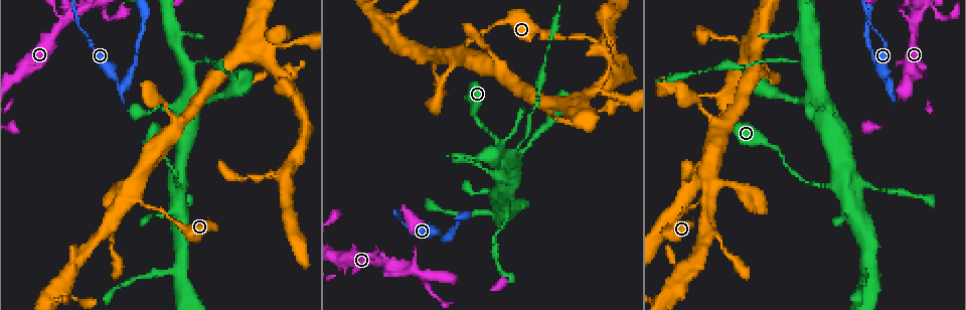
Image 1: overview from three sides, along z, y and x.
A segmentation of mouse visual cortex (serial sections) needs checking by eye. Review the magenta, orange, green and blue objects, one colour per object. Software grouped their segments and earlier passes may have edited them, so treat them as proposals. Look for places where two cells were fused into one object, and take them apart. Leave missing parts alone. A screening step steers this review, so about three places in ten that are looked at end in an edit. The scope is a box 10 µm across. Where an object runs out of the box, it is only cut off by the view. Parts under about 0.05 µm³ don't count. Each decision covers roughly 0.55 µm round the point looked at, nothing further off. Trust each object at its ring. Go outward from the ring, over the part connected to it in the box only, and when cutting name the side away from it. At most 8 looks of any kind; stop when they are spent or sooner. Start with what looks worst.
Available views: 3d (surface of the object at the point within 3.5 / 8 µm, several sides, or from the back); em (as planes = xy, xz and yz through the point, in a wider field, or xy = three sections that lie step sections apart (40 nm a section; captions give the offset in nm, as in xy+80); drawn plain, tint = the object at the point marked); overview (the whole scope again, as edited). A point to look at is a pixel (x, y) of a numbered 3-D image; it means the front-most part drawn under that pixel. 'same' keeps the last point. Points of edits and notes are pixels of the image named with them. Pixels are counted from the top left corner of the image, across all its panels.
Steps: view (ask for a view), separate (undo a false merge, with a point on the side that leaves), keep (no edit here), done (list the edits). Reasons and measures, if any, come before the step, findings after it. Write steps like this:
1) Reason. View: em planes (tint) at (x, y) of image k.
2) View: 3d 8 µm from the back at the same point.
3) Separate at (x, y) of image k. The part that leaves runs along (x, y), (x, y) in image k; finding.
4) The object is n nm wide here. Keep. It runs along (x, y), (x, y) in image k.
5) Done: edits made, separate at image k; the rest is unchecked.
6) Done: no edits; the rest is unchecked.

Sharp bend. View: 3d 3.5 µm from the back at (447, 238) of image 1.

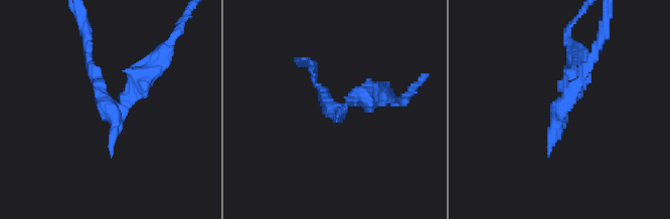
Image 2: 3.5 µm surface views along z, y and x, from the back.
Now the EM. View: em xy step 3 (tint) at (330, 108) of image 2.

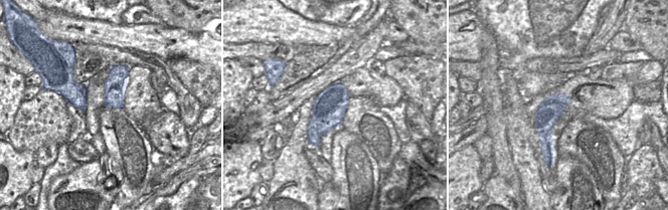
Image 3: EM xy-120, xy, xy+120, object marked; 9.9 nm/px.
Separate at (595, 53) of image 2. The part that leaves runs along (576, 83), (605, 25) in image 2; two cells meet here.

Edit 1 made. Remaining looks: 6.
See it whole again. View: overview.

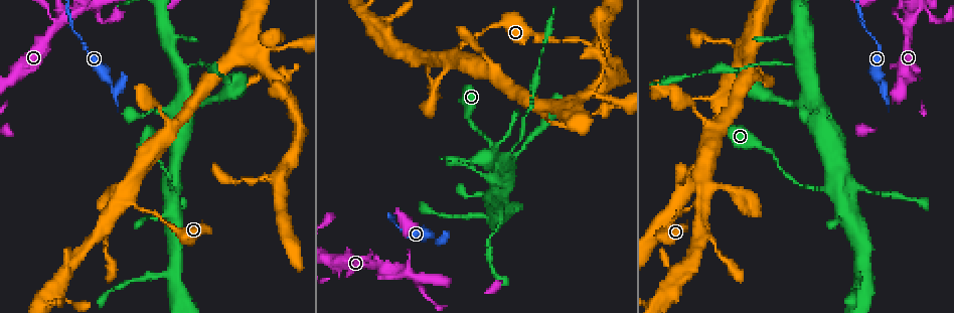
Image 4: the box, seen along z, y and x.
Thin arm on a thick one. View: 3d 3.5 µm at (829, 183) of image 4.

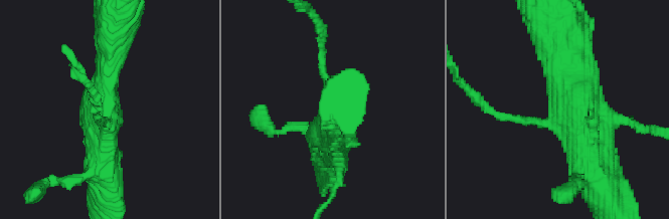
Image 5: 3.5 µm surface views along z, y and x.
Keep. It runs along (498, 116), (557, 119), (554, 50) in image 5; continuous, no second cell.

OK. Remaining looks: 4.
Abrupt turn. View: 3d 3.5 µm at (130, 201) of image 4.

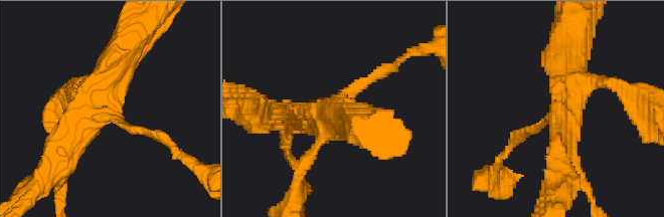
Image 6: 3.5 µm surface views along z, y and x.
4 arms meet here; the arms are 150, 200, 350, 500 nm wide; shape alone is not enough. View: em xy step 5 (plain) at (112, 113) of image 6.

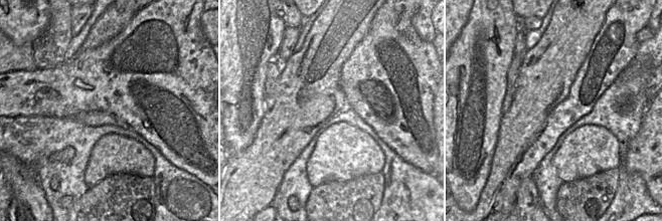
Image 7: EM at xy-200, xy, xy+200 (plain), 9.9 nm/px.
Where the object lies. View: em xy step 5 (tint) at the same point.

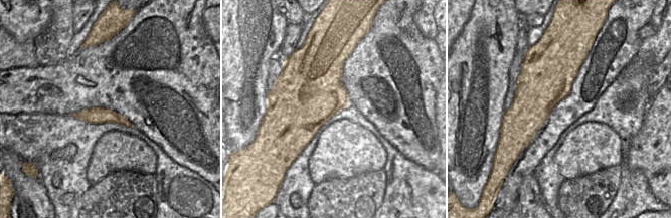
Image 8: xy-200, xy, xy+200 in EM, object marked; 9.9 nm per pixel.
Keep. It runs along (517, 133), (540, 127), (571, 95), (571, 55) in image 6; continuous, no second cell.

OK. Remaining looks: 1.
Done: edits made, separate at image 2; the rest is unchecked.

